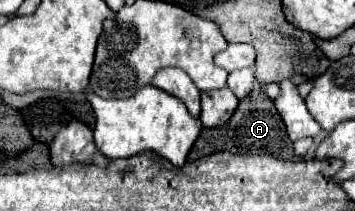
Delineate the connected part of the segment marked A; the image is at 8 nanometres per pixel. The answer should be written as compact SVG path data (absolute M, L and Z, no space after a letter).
M253 89L245 99L239 101L237 113L231 117L231 121L225 127L215 129L201 129L201 137L195 141L187 161L195 161L203 155L211 155L217 151L229 151L229 153L269 153L283 161L297 161L299 157L293 153L293 143L285 133L283 119L279 117L273 101L261 91Z

